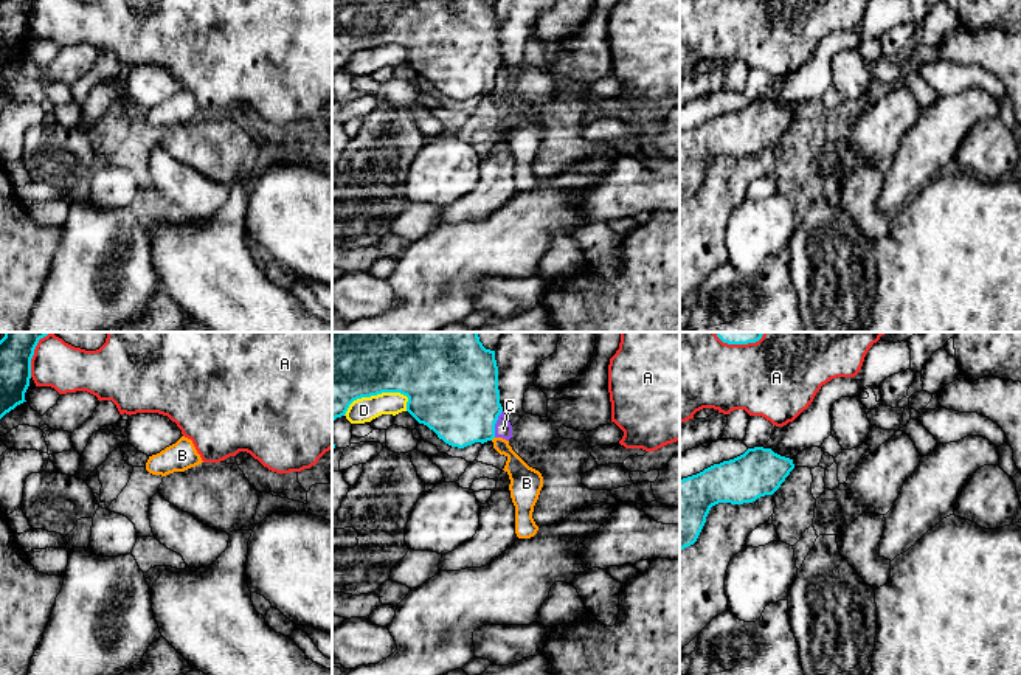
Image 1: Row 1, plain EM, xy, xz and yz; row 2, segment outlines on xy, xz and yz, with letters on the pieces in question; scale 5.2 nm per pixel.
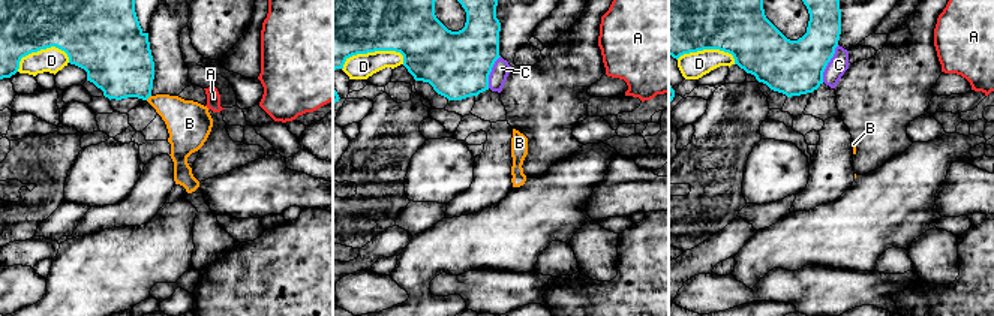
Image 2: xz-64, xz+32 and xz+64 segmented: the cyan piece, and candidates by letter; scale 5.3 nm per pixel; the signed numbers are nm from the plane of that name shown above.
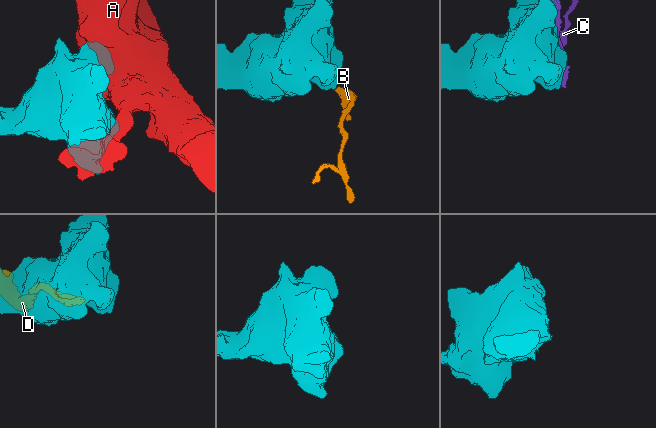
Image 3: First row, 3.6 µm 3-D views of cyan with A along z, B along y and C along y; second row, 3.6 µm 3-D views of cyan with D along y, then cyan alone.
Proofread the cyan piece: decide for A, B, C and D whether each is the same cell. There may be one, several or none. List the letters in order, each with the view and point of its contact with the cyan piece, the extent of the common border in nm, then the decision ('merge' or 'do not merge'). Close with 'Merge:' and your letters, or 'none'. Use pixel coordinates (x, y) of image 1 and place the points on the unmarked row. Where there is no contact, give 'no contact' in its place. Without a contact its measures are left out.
A: contact xy (30, 14); length 160 nm; do not merge
B: contact xz (492, 90); length 30 nm; do not merge
C: contact xz (495, 75); length 150 nm; do not merge
D: contact xz (374, 47); length 360 nm; do not merge
Merge: none

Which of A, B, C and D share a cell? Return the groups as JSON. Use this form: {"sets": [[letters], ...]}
{"sets": [["A"], ["B", "C"], ["D"]]}

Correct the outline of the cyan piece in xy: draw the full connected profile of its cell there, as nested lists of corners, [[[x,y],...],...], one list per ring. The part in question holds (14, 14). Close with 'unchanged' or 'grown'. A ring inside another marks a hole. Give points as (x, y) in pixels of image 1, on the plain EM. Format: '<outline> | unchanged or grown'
[[[0,0],[0,71],[26,54],[36,0]]] | unchanged

